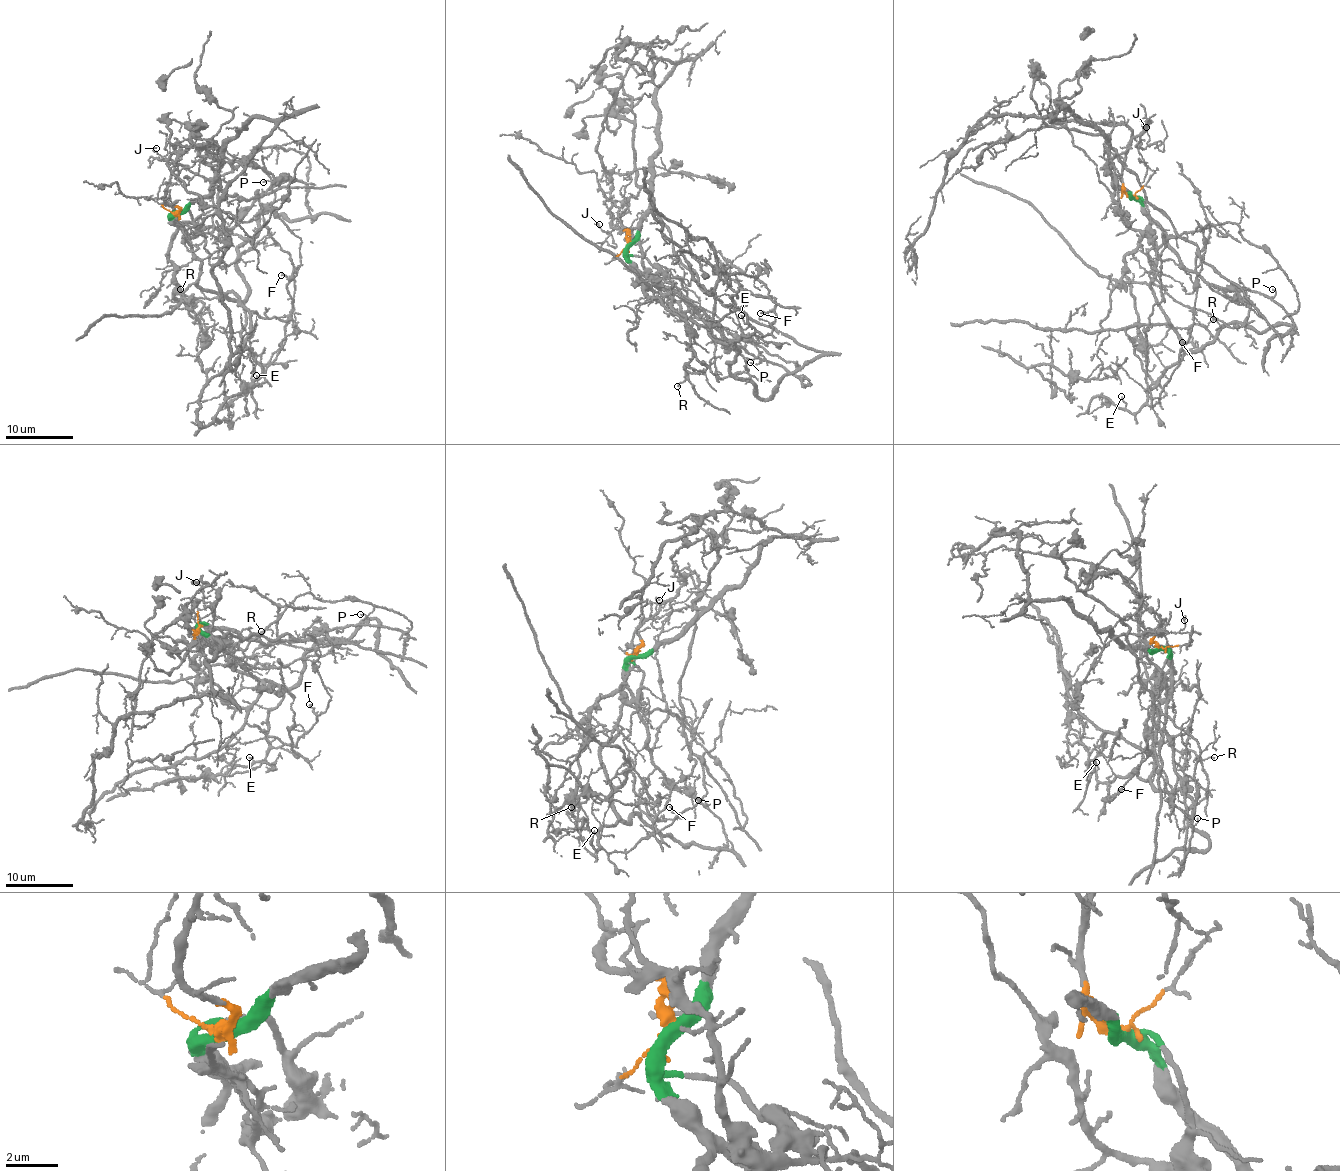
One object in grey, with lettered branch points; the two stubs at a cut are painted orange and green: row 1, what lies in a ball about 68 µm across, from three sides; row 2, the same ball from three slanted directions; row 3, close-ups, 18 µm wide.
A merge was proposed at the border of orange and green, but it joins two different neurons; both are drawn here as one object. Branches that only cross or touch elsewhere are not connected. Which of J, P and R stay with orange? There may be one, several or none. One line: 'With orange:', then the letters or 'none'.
With orange: none

